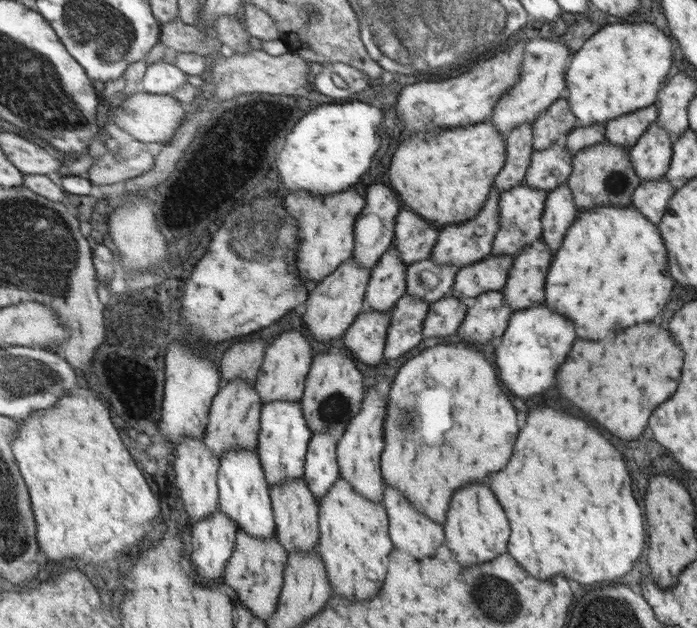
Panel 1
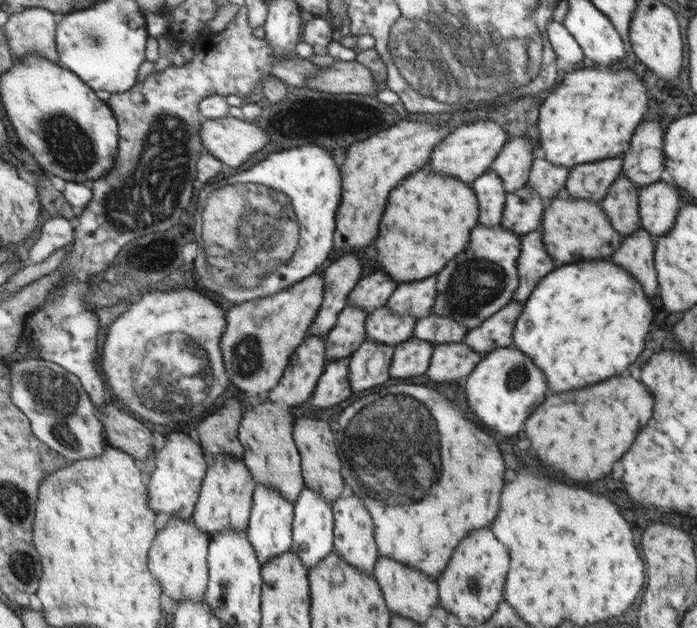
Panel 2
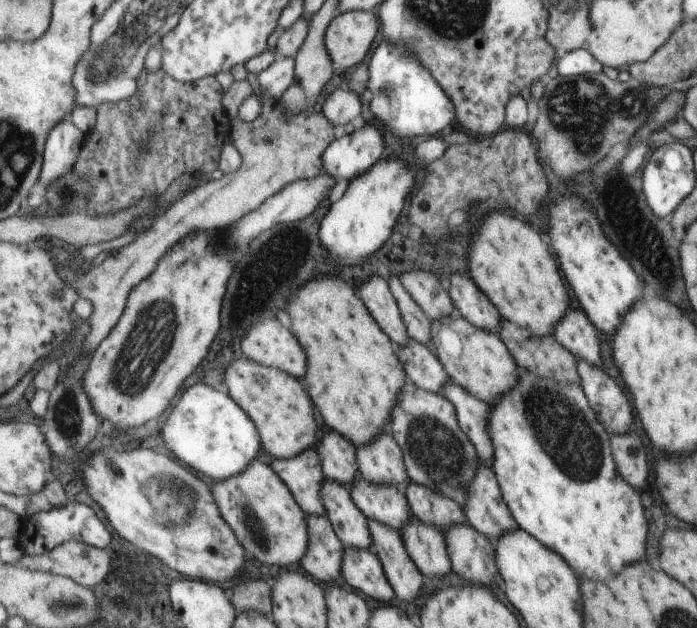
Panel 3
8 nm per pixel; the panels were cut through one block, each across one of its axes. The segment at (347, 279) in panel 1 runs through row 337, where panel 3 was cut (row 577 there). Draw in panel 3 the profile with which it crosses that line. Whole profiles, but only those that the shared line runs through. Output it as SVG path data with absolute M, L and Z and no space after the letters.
M308 514L308 517L311 544L303 566L308 574L326 584L338 582L344 575L344 554L348 546L338 536L330 517L318 514Z

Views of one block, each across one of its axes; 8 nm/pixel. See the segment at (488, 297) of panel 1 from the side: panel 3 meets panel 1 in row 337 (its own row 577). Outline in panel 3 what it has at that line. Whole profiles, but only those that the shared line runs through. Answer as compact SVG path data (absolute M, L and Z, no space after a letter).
M469 523L450 524L443 533L454 572L472 584L490 588L499 572L494 543Z

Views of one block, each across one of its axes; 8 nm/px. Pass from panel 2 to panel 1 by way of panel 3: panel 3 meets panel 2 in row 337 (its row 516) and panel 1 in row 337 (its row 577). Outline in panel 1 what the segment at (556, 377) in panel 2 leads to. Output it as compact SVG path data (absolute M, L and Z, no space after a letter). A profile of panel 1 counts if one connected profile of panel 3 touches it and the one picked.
M596 206L594 210L578 211L578 219L566 231L562 246L552 258L545 282L545 304L560 310L560 314L568 314L576 322L580 336L588 340L604 340L628 326L650 322L666 306L674 290L658 226L648 222L634 206Z

